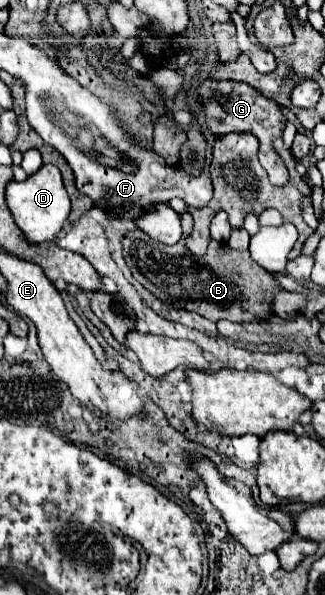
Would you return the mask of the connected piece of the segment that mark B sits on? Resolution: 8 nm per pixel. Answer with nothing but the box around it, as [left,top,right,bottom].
[121,229,281,323]

